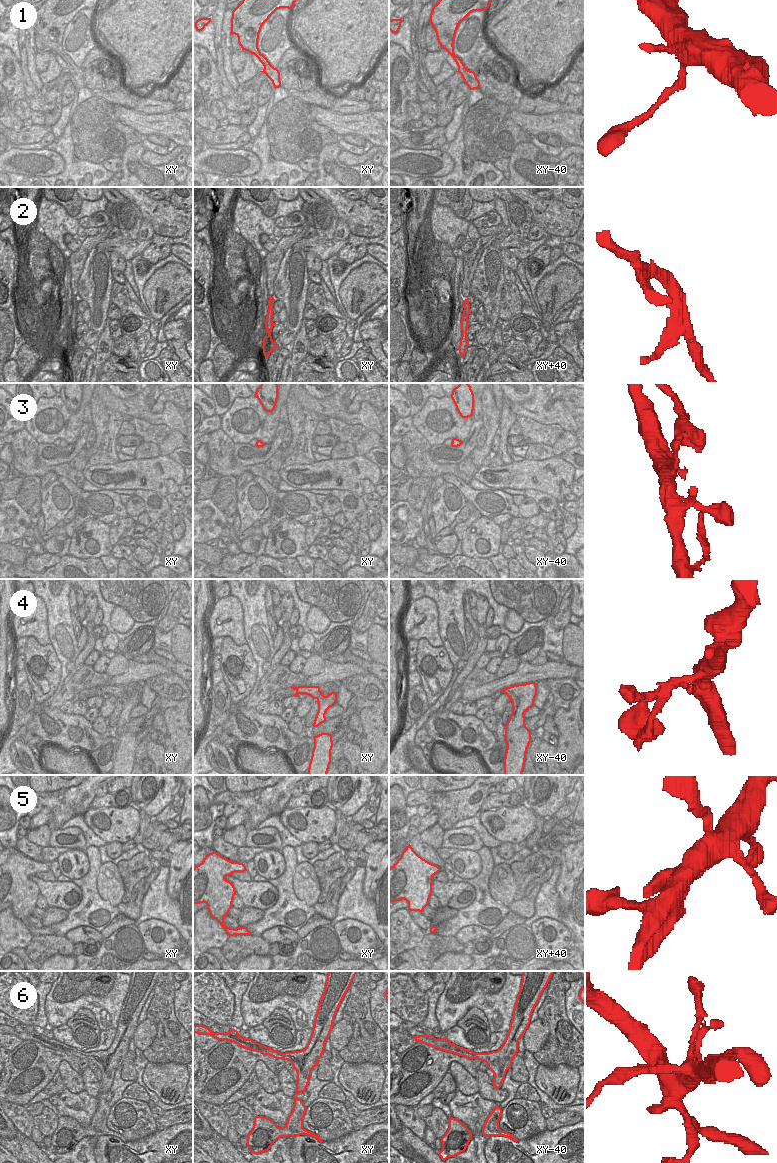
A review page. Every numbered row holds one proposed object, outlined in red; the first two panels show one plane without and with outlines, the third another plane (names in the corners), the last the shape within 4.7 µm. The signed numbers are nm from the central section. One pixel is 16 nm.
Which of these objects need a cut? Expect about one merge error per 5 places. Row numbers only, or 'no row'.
2

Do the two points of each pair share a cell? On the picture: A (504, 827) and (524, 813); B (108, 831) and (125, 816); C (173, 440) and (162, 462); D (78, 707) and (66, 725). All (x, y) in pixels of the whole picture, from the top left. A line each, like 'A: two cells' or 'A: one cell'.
A: one cell
B: one cell
C: two cells
D: two cells

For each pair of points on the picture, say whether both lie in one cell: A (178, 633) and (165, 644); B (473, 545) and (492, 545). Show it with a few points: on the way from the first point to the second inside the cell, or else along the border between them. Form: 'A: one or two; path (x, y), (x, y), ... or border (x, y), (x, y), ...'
A: two; border (172, 631), (170, 651)
B: one; path (476, 539), (481, 536), (488, 539)

